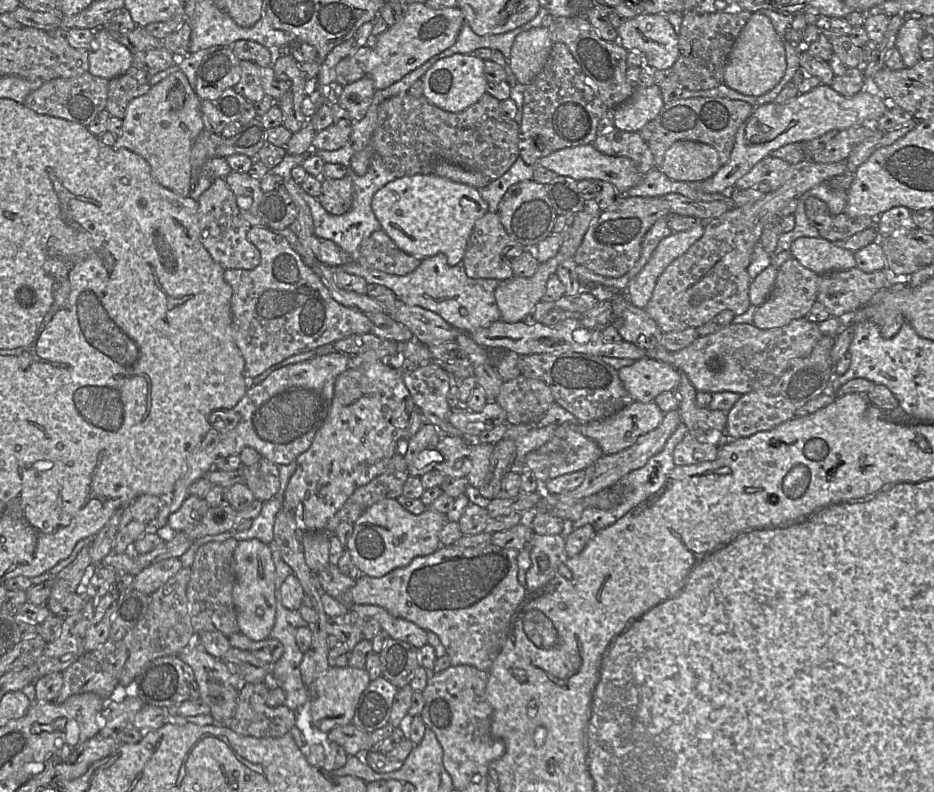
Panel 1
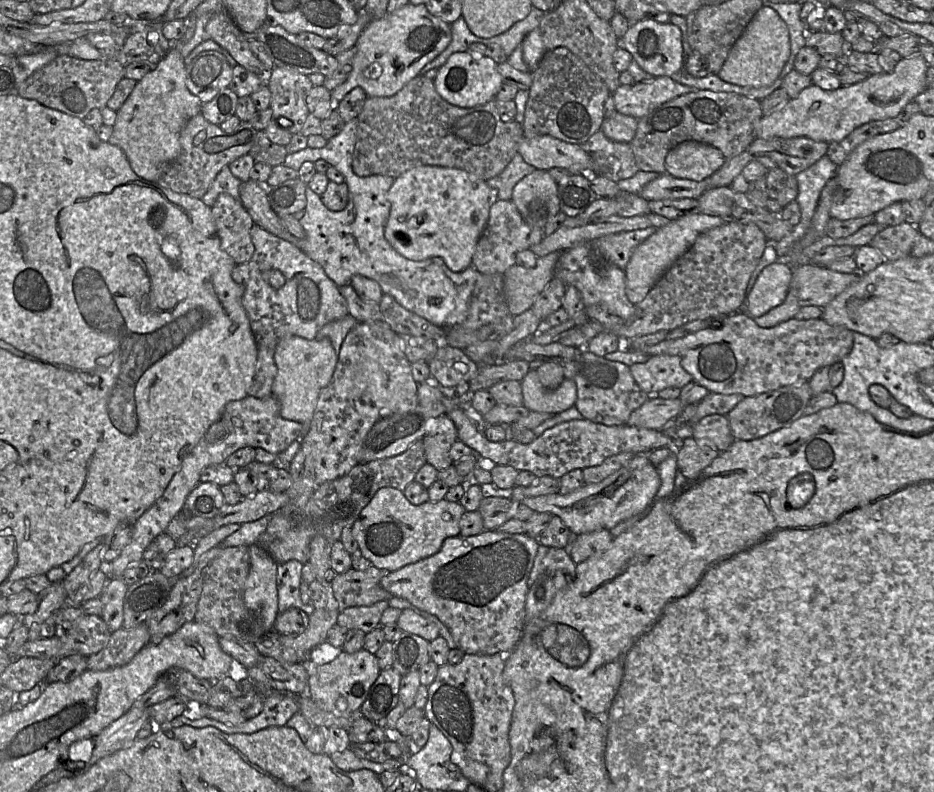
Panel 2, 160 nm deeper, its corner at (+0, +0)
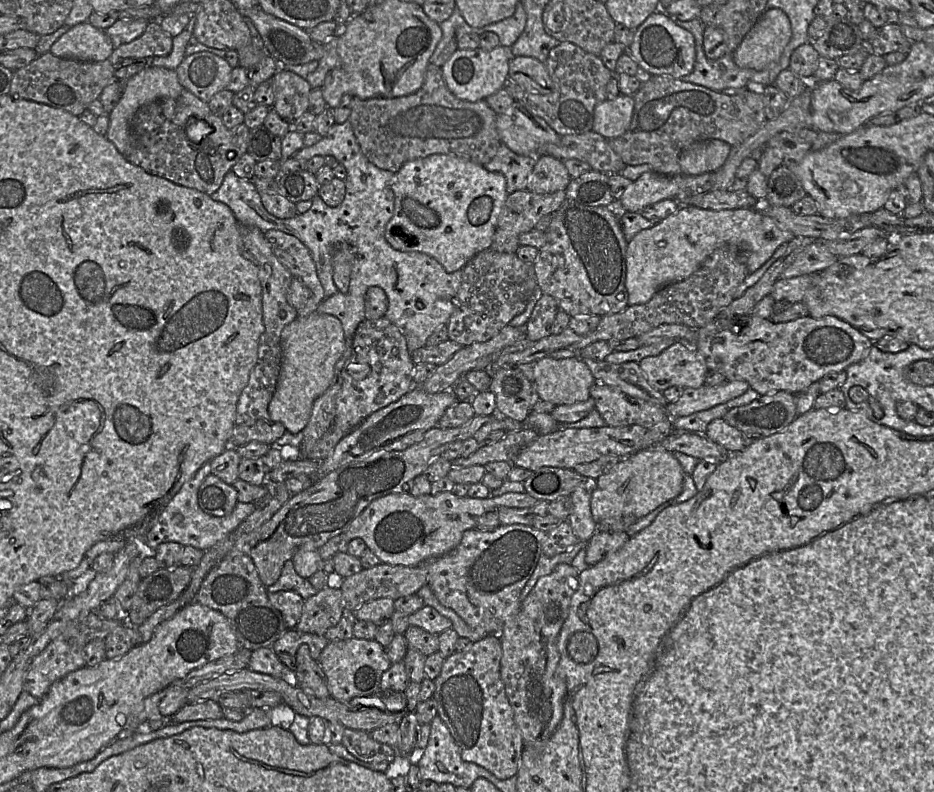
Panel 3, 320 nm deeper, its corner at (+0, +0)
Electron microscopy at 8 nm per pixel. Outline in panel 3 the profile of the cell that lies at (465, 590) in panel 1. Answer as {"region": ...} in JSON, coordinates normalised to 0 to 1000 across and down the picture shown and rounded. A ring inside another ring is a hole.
{"region":[[[560,662],[534,663],[528,670],[502,668],[496,673],[490,689],[481,698],[446,715],[456,716],[457,740],[472,764],[484,769],[498,787],[516,802],[534,802],[541,785],[557,770],[558,746],[570,726],[586,673]]]}

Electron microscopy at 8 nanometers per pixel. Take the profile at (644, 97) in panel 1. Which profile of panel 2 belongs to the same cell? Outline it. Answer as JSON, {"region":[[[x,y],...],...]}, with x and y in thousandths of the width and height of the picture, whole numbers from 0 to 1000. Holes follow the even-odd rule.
{"region":[[[715,96],[701,97],[677,107],[664,107],[655,119],[658,139],[685,150],[703,134],[730,119],[747,115]]]}

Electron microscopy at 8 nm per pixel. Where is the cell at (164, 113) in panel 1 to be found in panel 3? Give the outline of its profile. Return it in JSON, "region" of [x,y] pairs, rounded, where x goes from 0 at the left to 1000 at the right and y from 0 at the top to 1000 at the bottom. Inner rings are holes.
{"region":[[[167,83],[156,85],[133,104],[131,121],[122,138],[117,143],[117,159],[112,173],[136,201],[136,196],[142,189],[140,150],[147,139],[157,130],[169,128],[172,131],[176,146],[179,150],[184,150],[187,144],[188,126],[196,112],[187,88]]]}

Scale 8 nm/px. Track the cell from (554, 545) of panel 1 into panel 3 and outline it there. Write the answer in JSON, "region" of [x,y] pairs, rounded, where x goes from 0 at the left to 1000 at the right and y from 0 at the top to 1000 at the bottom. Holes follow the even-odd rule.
{"region":[[[597,712],[591,723],[578,729],[574,739],[558,761],[557,770],[541,785],[534,799],[537,817],[535,852],[541,875],[549,895],[550,909],[556,919],[561,941],[586,936],[603,907],[603,888],[606,879],[606,861],[596,852],[599,823],[596,806],[609,774],[610,756],[620,740],[620,723],[611,712]]]}

